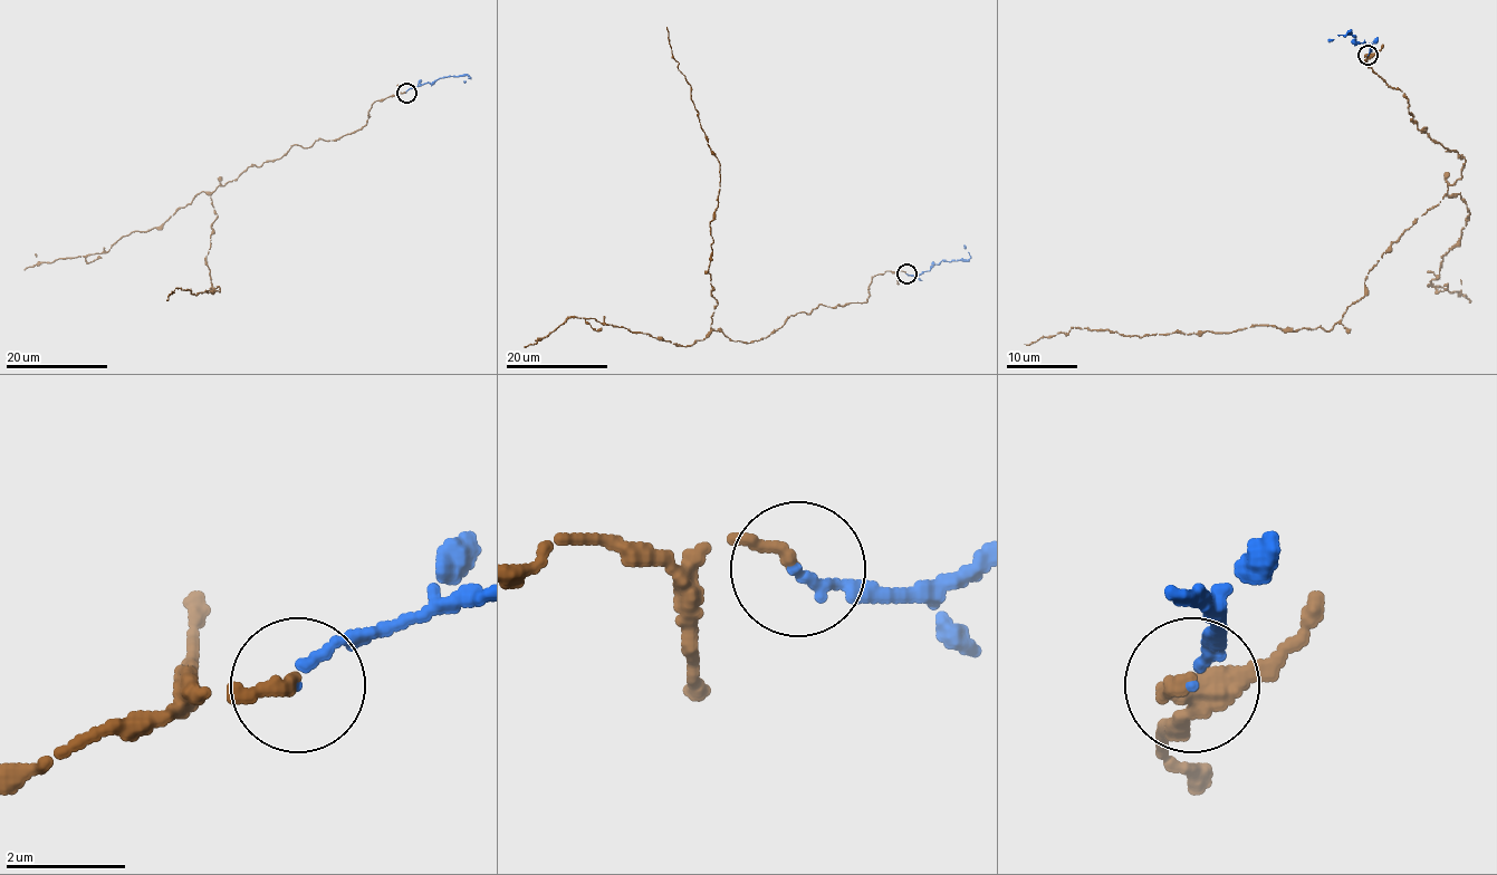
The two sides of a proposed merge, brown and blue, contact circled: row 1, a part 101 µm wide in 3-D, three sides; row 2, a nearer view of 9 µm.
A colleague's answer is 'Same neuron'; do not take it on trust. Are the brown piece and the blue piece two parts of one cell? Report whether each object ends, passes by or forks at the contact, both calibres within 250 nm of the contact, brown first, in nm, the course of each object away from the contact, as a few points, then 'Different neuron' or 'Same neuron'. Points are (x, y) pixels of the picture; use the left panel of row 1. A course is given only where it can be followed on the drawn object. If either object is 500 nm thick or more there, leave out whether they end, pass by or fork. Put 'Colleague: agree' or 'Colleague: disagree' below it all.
At the ring brown ends. At the ring blue ends. Thickness 240 nm (brown) against 180 nm. Course of brown: (405, 93), (374, 102), (357, 131), (220, 185), (205, 256), (220, 291), (178, 287), (166, 300). Course of blue: (405, 93), (441, 77), (468, 75), (470, 77), (464, 83). Same neuron
Colleague: agree

